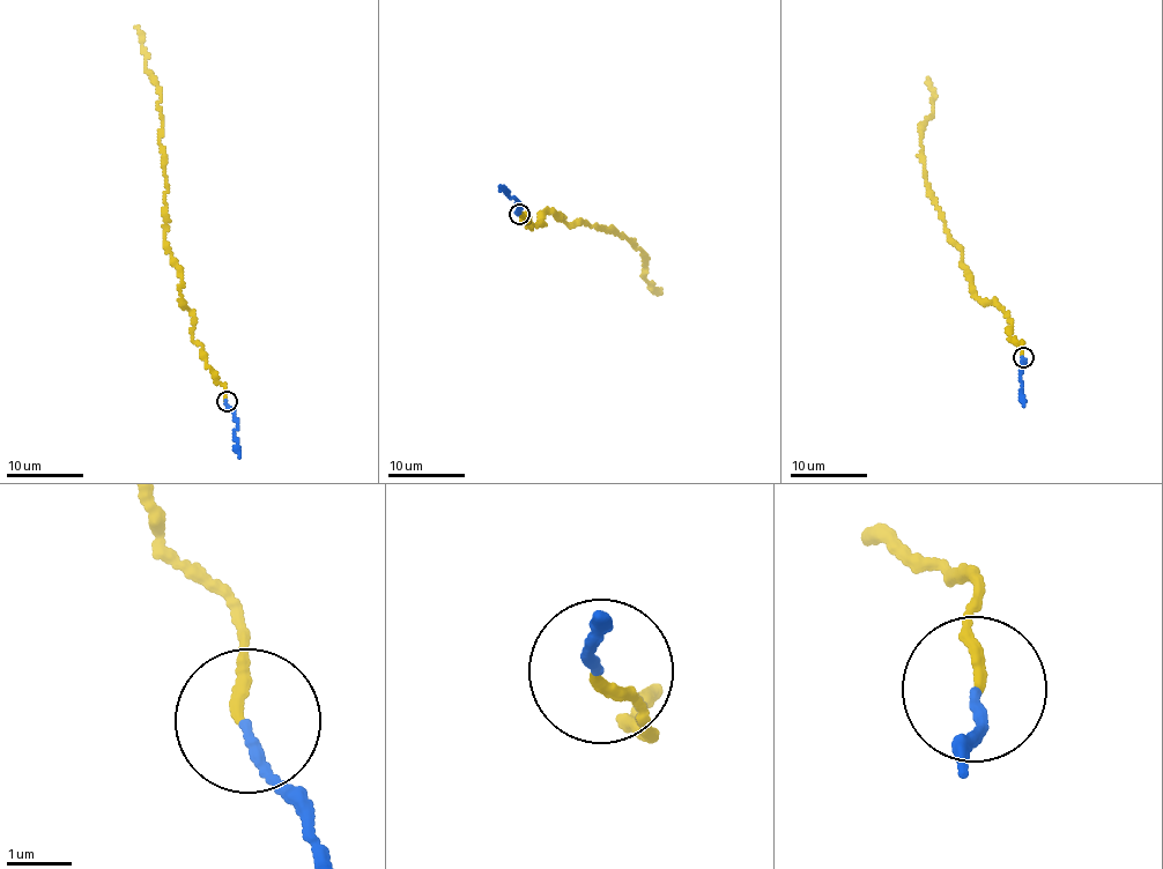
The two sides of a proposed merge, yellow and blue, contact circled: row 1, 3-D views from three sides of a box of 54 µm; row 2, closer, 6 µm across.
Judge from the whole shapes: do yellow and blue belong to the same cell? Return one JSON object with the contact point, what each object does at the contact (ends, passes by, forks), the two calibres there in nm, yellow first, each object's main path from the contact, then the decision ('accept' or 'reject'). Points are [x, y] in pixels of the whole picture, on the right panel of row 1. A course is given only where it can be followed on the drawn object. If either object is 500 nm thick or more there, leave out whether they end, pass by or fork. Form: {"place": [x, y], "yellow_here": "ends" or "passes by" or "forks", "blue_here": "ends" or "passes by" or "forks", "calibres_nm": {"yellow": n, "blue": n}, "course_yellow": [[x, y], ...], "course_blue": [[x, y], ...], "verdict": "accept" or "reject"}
{"place": [1023, 357], "yellow_here": "ends", "blue_here": "ends", "calibres_nm": {"yellow": 160, "blue": 130}, "course_yellow": [[1023, 358], [1007, 312], [971, 289], [961, 246], [931, 194], [920, 154], [921, 127], [932, 114], [928, 79]], "course_blue": [[1022, 357], [1020, 398], [1024, 405]], "verdict": "accept"}

